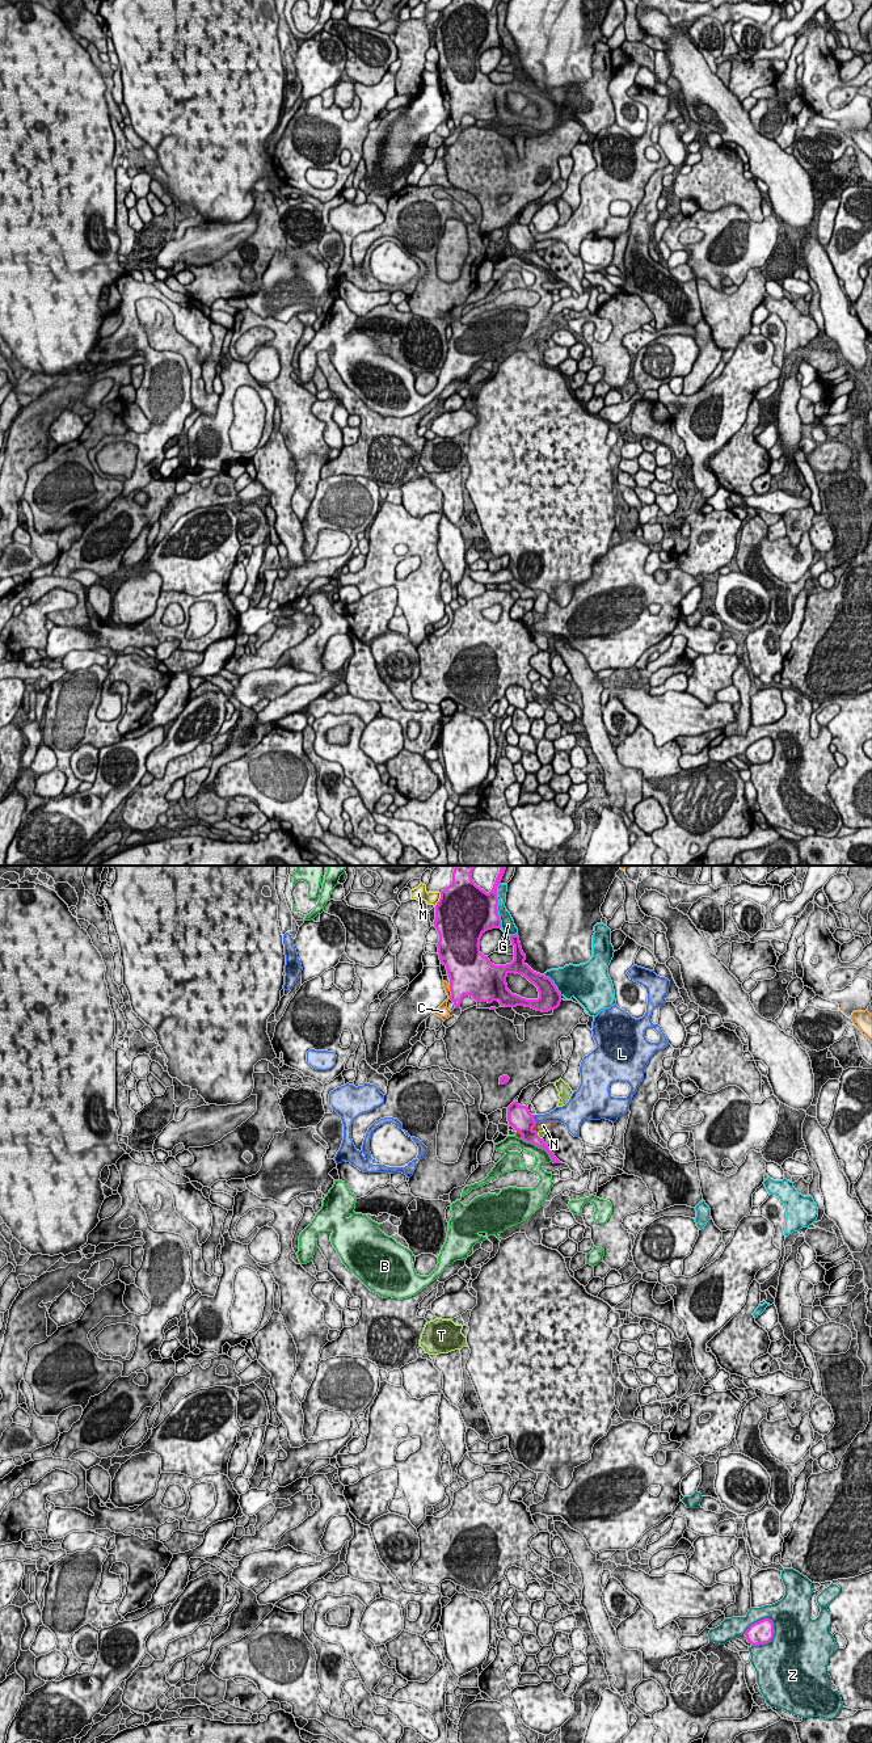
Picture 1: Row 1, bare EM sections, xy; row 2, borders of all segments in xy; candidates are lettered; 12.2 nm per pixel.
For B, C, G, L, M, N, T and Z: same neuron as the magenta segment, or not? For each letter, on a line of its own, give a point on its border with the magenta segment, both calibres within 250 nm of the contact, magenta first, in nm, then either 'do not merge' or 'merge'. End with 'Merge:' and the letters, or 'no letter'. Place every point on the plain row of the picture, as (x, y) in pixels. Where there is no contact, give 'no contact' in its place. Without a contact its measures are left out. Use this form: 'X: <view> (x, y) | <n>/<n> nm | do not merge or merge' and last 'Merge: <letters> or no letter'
B: xy (538, 265) | 160/170 nm | do not merge
C: xy (450, 109) | 420/120 nm | do not merge
G: xy (497, 30) | 480/160 nm | do not merge
L: xy (534, 238) | 280/130 nm | do not merge
M: xy (439, 19) | 500/160 nm | do not merge
N: xy (533, 245) | 280/120 nm | do not merge
T: xy (538, 255) | 280/90 nm | do not merge
Z: xy (758, 740) | 280/220 nm | do not merge
Merge: no letter

